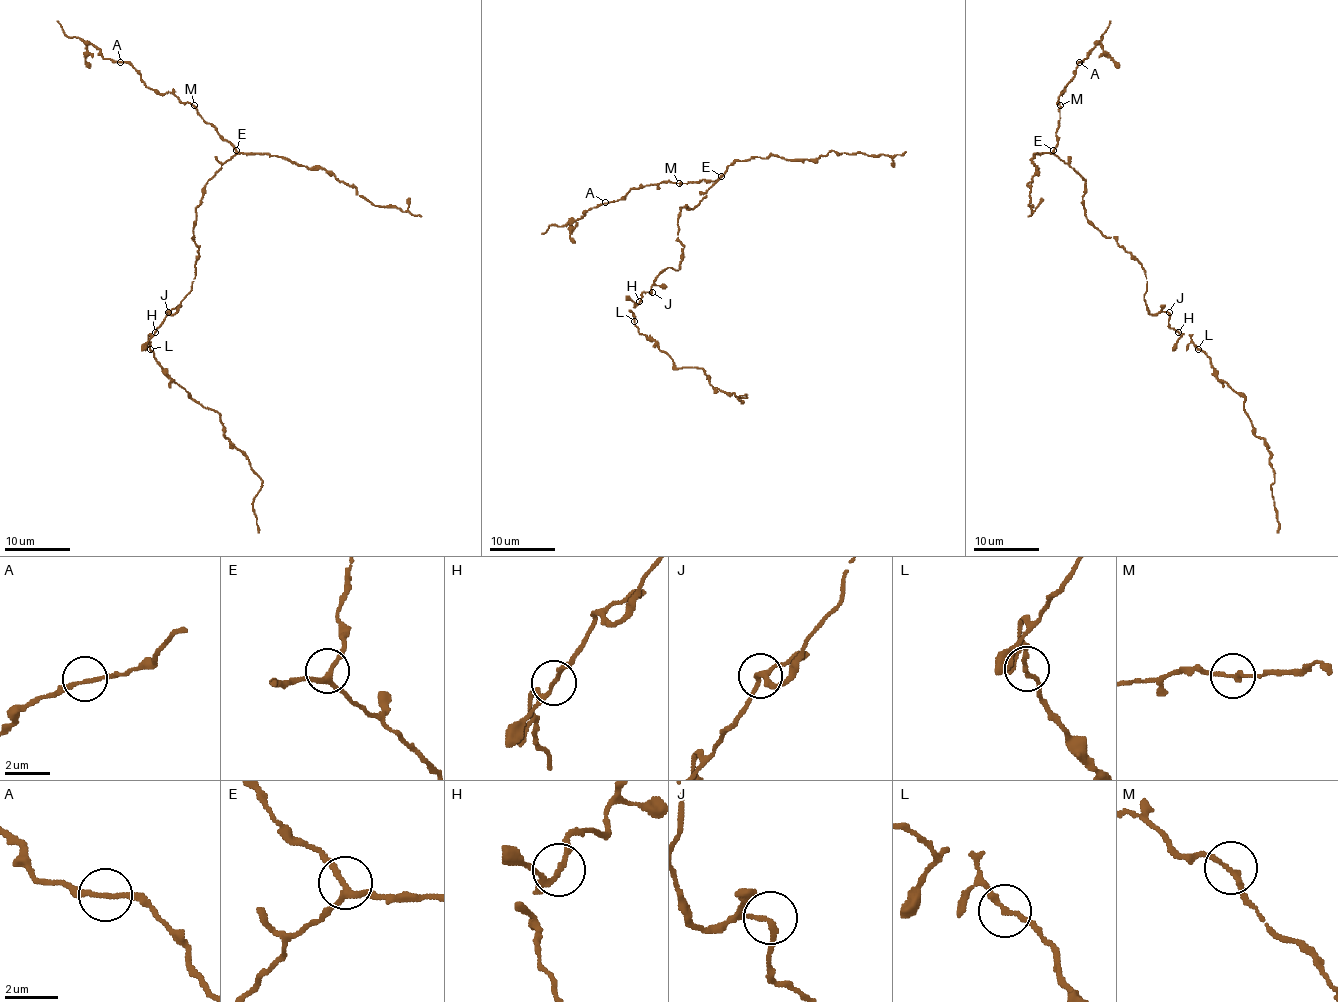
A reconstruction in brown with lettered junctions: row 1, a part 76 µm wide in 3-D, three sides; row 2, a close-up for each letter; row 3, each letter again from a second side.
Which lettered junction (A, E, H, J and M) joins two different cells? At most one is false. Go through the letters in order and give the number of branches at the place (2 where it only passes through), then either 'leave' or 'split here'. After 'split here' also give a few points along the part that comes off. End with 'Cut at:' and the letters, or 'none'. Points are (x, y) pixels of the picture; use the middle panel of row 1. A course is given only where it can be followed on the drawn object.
A: 2 | leave
E: 3 | leave
H: 3 | leave
J: 2 | leave
M: 2 | leave
Cut at: none

